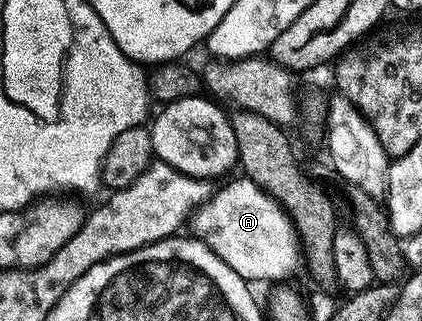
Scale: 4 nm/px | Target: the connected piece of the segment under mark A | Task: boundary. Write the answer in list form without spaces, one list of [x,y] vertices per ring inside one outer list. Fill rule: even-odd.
[[[238,176],[234,182],[227,183],[222,190],[221,187],[214,189],[212,196],[199,209],[194,210],[191,219],[192,226],[192,237],[207,244],[207,248],[211,248],[211,252],[215,252],[215,256],[219,256],[223,264],[227,264],[227,268],[231,268],[250,284],[256,284],[256,282],[284,283],[281,281],[291,277],[296,272],[297,265],[302,265],[303,246],[299,241],[292,219],[263,187],[256,186],[250,178]]]

